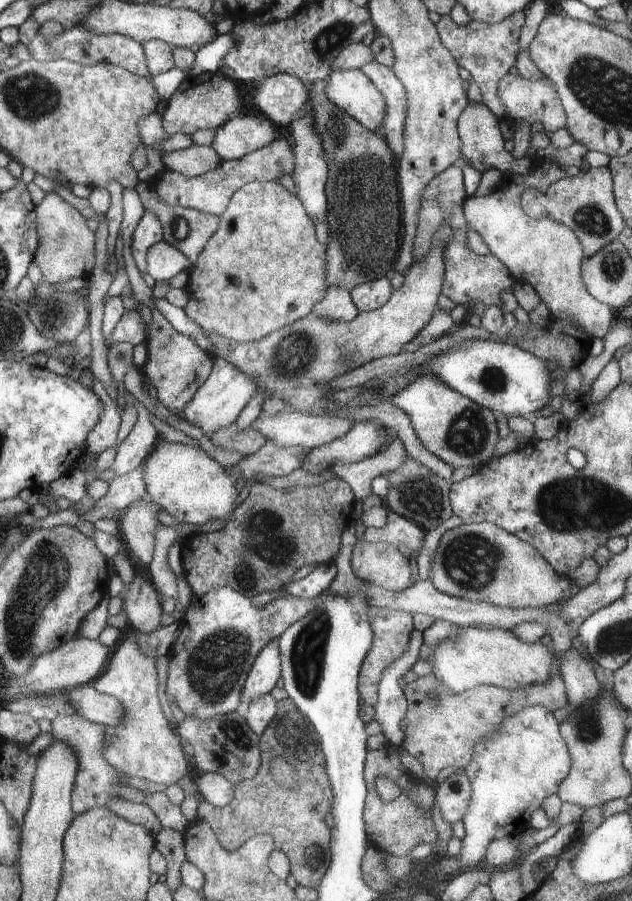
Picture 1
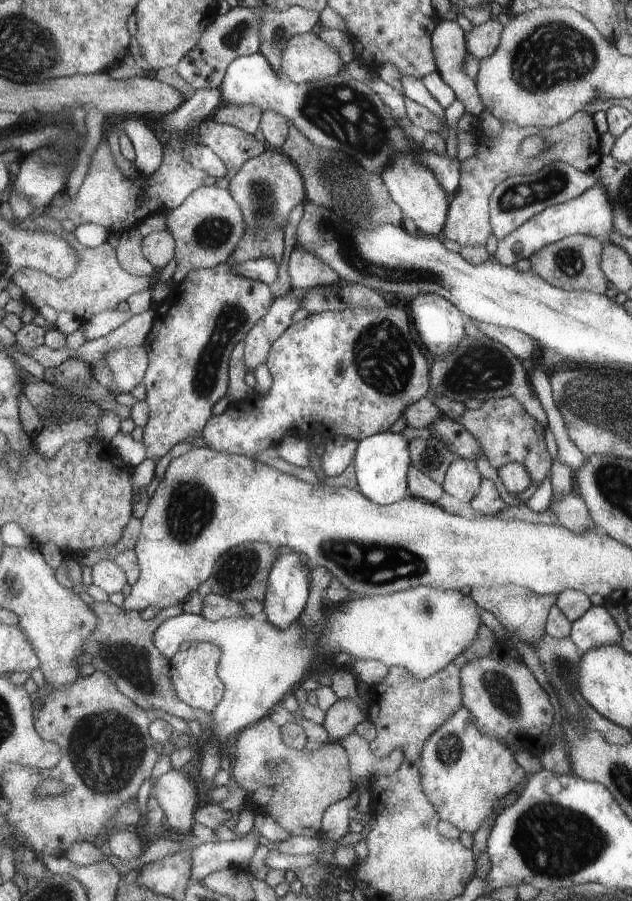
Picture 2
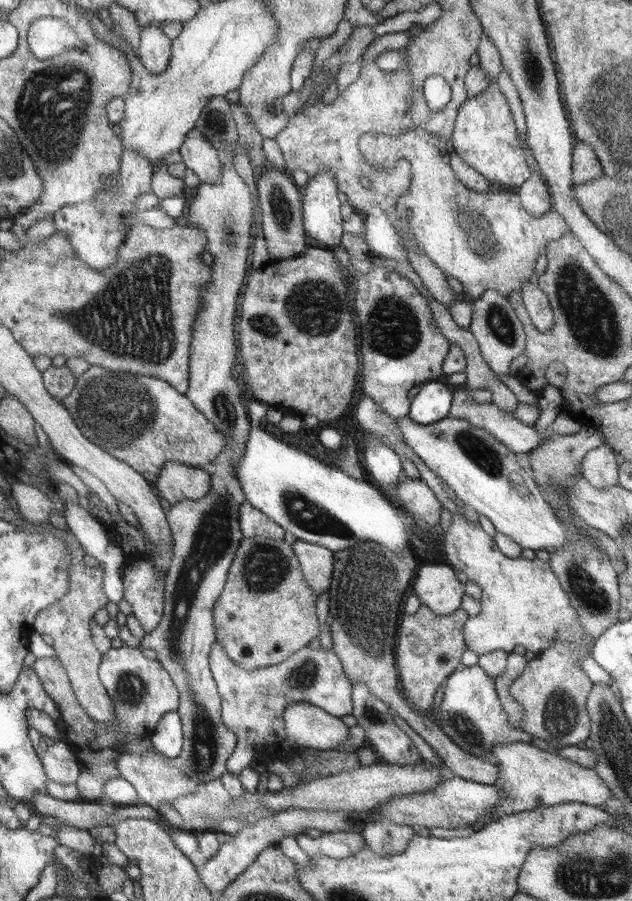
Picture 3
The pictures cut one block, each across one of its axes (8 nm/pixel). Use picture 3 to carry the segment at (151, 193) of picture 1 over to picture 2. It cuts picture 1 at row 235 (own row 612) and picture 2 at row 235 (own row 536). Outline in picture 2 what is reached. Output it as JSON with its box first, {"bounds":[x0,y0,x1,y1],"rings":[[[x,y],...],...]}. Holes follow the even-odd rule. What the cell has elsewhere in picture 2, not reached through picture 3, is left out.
{"bounds":[167,186,245,284],"rings":[[[217,186],[199,188],[181,206],[167,214],[167,232],[171,232],[175,240],[175,272],[171,276],[173,284],[181,284],[195,270],[213,270],[231,258],[235,248],[239,246],[245,234],[245,222],[241,206],[235,202],[229,190],[221,190]]]}

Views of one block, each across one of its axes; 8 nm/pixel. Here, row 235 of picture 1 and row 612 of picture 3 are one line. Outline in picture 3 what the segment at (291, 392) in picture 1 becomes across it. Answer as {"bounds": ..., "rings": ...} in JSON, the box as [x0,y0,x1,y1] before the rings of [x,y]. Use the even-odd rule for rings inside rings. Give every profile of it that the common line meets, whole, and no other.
{"bounds":[413,562,463,616],"rings":[[[425,562],[417,570],[413,592],[419,596],[421,604],[439,616],[449,616],[459,610],[463,586],[455,578],[455,572],[457,570],[451,570],[451,566],[443,566],[443,562]]]}

